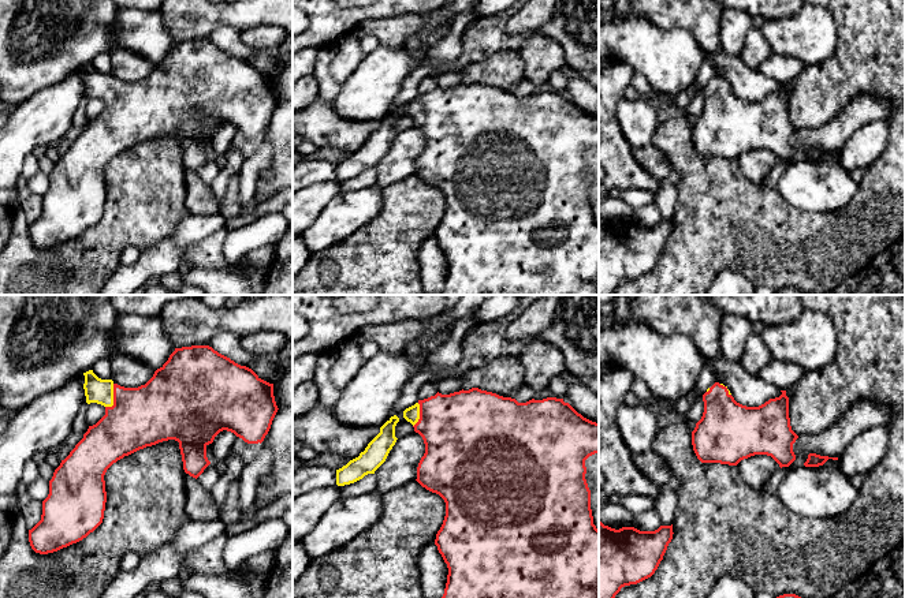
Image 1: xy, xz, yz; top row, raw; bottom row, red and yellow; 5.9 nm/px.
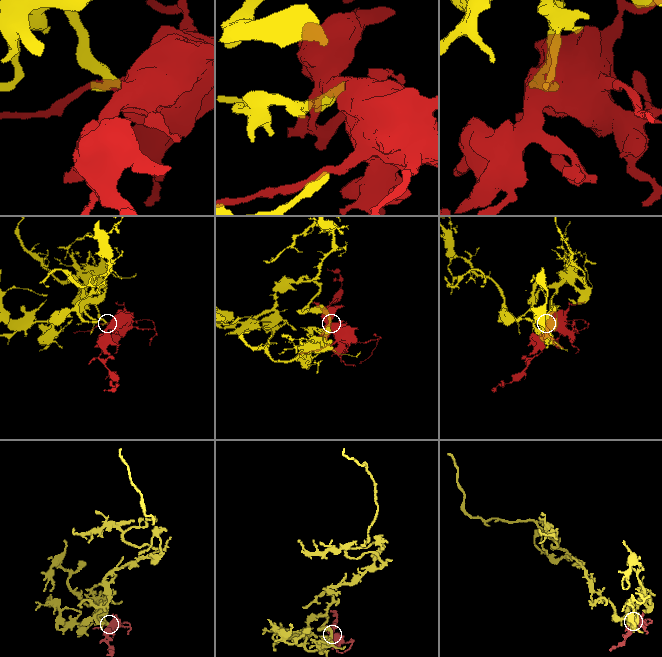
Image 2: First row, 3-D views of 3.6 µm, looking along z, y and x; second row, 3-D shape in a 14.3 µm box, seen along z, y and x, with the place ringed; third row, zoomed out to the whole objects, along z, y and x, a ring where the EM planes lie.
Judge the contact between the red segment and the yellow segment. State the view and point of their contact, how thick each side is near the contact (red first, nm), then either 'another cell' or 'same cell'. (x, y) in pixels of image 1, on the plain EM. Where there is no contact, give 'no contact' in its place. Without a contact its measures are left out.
meets red in xy at (114, 92); 360 nm thick on the red side, 150 nm on the other; same cell

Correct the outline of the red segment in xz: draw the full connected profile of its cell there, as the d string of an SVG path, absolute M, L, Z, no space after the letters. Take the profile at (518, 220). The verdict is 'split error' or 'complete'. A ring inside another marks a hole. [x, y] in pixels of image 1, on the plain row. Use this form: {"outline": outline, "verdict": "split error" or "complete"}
{"outline": "M472 82L450 89L436 87L403 105L425 138L425 147L417 161L417 176L439 188L446 197L446 210L436 228L435 239L448 262L444 288L440 295L599 295L599 224L593 218L591 184L585 168L585 154L599 147L599 117L578 108L563 93L547 91L518 97L492 86Z", "verdict": "split error"}

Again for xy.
{"outline": "M209 40L175 42L153 71L138 82L124 82L112 74L101 74L93 64L83 70L86 97L104 100L105 109L89 120L49 175L41 214L29 224L30 240L40 248L77 238L103 217L107 197L104 169L118 154L146 141L175 134L179 137L185 167L197 173L211 158L206 141L220 126L231 126L247 138L261 138L279 104L273 78Z", "verdict": "split error"}

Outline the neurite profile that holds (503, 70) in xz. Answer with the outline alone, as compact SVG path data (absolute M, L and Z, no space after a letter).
M498 51L461 70L462 83L478 82L503 91L524 79L525 61L518 51Z

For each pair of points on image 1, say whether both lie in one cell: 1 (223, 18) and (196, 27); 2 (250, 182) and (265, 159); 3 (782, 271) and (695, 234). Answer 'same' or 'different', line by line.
1: same
2: same
3: same

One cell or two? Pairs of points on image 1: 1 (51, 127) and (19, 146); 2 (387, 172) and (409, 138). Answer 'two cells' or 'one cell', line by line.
1: one cell
2: one cell

